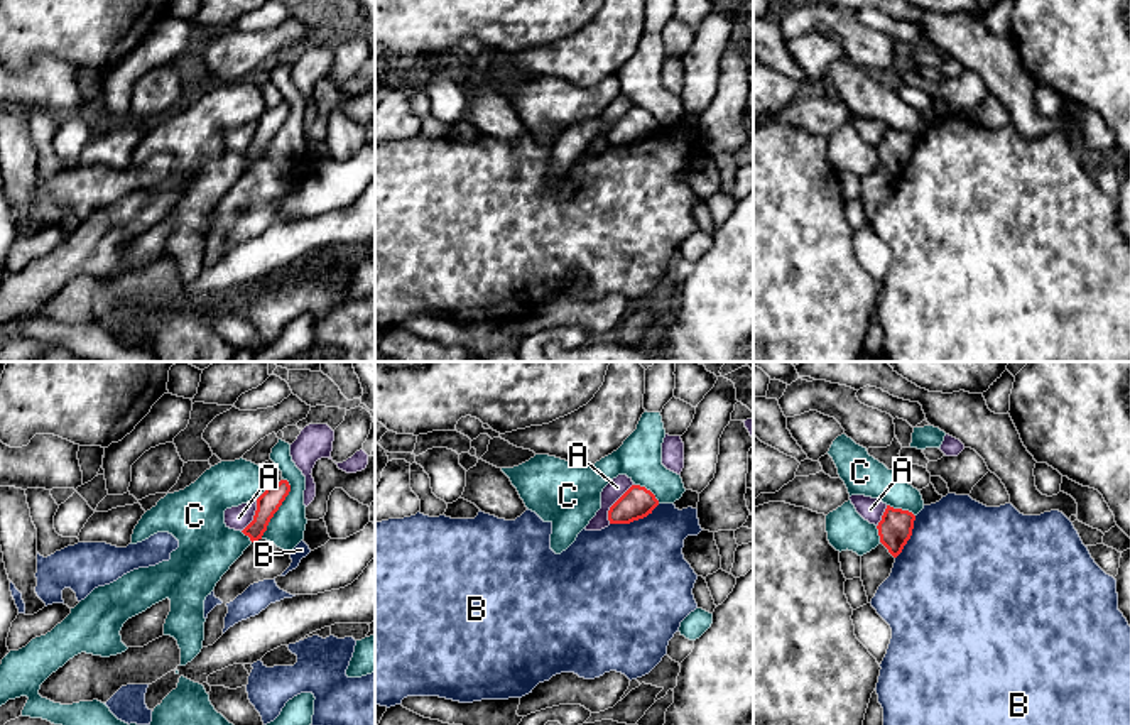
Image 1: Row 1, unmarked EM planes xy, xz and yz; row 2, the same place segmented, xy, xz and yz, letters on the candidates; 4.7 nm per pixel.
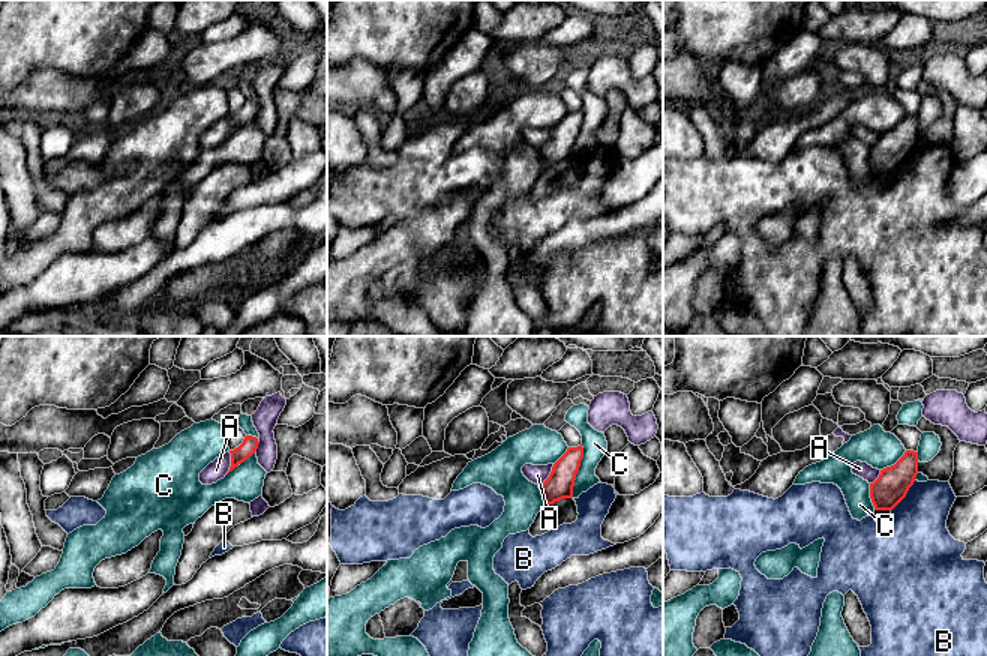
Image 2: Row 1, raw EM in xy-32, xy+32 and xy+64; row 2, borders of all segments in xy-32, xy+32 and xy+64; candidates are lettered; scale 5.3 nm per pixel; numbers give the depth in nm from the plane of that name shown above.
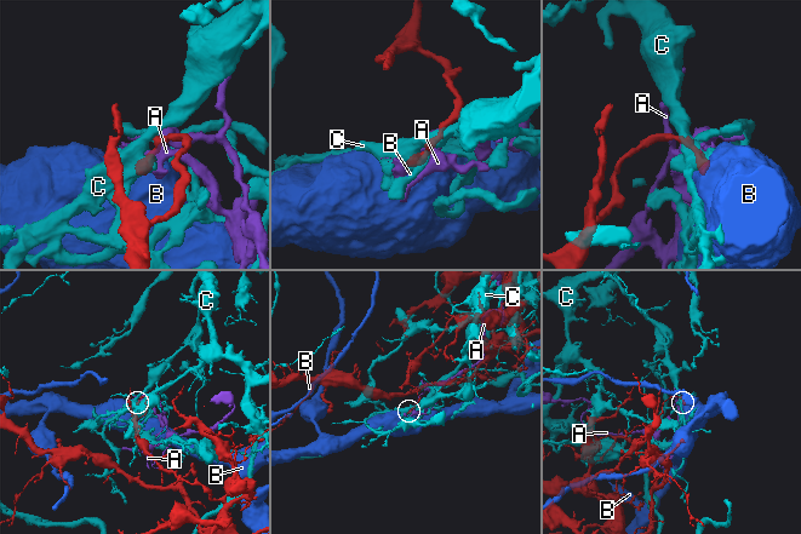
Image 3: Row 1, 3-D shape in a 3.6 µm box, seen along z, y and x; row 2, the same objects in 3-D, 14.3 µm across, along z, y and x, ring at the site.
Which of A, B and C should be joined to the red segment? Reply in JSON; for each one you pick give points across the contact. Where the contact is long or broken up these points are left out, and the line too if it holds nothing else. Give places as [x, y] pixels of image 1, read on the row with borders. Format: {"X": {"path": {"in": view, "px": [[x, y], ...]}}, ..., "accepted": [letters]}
{"accepted": []}

